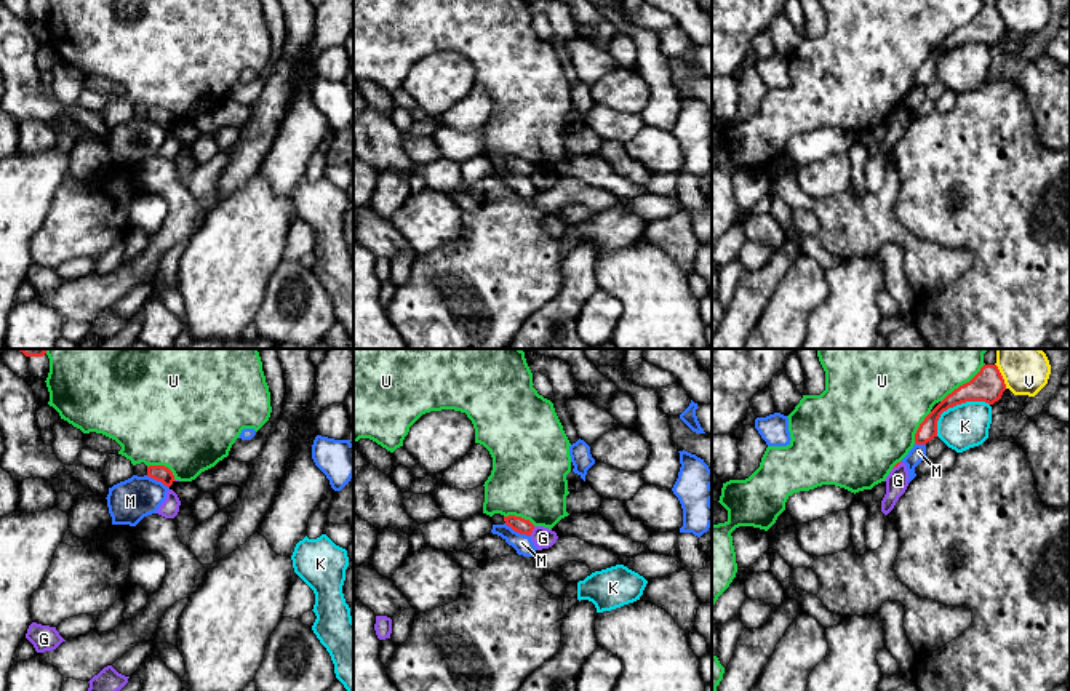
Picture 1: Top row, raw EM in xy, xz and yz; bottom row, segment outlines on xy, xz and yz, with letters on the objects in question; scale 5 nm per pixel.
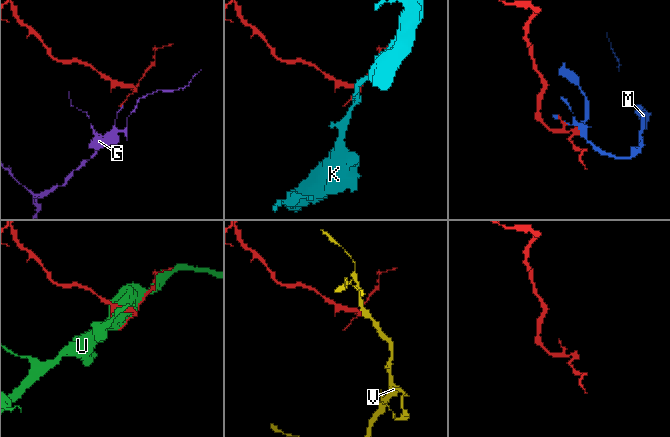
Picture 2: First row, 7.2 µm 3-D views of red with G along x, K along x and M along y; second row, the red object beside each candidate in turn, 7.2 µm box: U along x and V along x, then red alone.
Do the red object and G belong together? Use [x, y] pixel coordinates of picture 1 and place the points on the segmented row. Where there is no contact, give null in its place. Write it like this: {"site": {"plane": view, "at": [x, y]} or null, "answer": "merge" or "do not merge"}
{"site": {"plane": "xz", "at": [531, 531]}, "answer": "do not merge"}

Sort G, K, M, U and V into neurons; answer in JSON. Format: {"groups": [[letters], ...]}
{"groups": [["G"], ["K"], ["M"], ["U"], ["V"]]}

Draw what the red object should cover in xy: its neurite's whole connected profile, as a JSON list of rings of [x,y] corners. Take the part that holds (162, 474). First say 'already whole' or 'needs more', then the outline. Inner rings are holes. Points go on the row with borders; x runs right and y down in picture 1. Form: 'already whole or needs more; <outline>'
already whole; [[[149,465],[147,477],[162,481],[168,488],[176,481],[173,472],[165,465]]]

